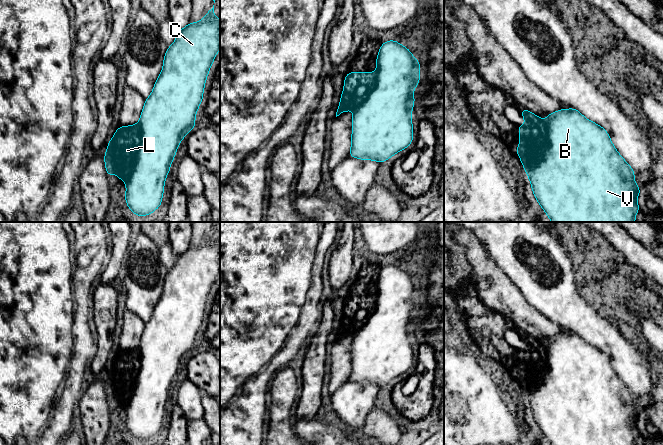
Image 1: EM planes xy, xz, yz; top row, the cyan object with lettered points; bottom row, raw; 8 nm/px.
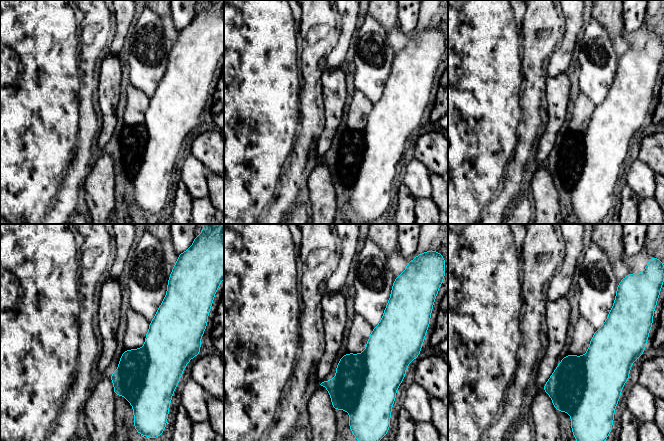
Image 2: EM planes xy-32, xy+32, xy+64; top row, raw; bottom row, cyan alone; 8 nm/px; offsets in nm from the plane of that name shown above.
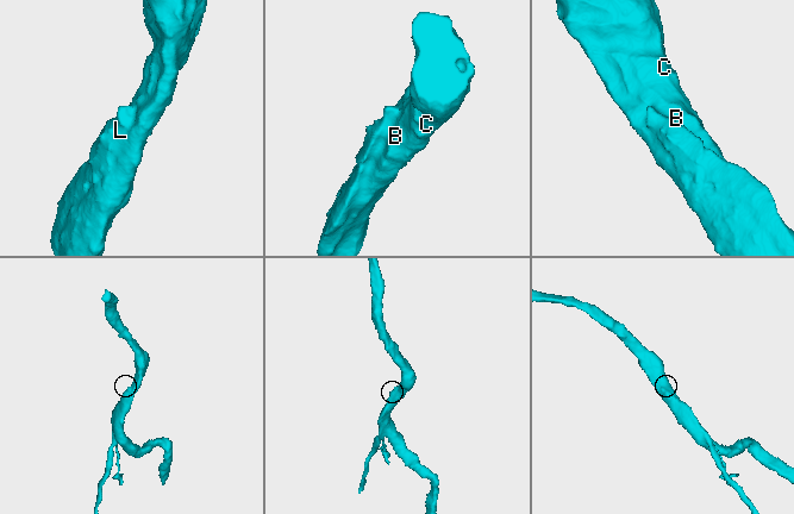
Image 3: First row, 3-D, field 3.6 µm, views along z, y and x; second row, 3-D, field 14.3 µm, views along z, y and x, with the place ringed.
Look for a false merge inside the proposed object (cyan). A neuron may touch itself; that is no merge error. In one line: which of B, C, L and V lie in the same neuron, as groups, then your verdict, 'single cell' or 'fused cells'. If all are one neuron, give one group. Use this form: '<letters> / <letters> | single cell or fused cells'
B C V / L | fused cells

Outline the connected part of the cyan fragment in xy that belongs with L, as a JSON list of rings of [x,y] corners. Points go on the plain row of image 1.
[[[139,348],[121,349],[116,354],[103,379],[108,402],[116,397],[120,404],[127,405],[136,384],[139,363]]]

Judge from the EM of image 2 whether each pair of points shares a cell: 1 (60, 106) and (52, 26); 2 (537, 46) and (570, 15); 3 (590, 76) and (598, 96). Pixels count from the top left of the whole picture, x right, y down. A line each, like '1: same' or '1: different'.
1: same
2: different
3: same

